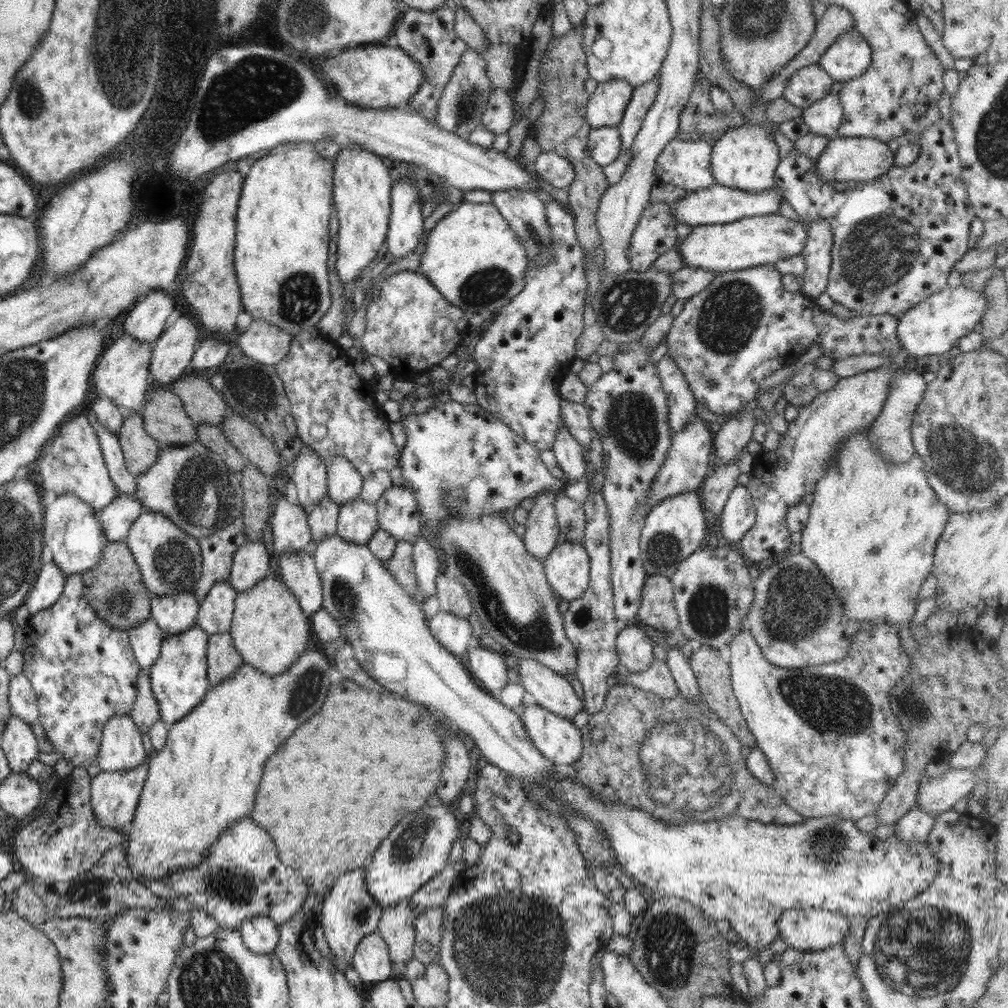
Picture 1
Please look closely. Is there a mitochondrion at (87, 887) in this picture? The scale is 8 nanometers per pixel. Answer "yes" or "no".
yes

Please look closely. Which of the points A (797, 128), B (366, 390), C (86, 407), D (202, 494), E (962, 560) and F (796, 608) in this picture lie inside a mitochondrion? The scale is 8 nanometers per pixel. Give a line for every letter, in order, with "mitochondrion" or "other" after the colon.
A: other
B: other
C: other
D: mitochondrion
E: other
F: mitochondrion

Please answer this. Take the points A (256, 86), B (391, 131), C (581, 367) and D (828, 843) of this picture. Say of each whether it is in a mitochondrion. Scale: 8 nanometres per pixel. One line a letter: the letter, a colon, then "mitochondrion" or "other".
A: mitochondrion
B: other
C: other
D: mitochondrion

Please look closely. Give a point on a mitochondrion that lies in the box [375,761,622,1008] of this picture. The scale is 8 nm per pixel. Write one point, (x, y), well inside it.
(486, 956)

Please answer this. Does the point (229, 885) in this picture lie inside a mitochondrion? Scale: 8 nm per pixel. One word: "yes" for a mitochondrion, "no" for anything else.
yes

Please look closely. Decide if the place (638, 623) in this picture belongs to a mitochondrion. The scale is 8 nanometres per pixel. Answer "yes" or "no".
no

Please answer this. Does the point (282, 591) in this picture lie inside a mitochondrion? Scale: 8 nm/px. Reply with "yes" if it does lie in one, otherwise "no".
no

